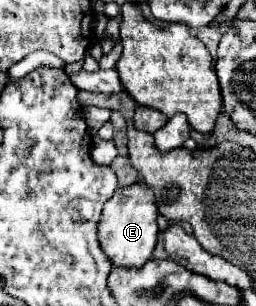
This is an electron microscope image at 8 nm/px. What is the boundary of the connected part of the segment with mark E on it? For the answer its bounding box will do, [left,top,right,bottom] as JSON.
[97,182,157,268]

